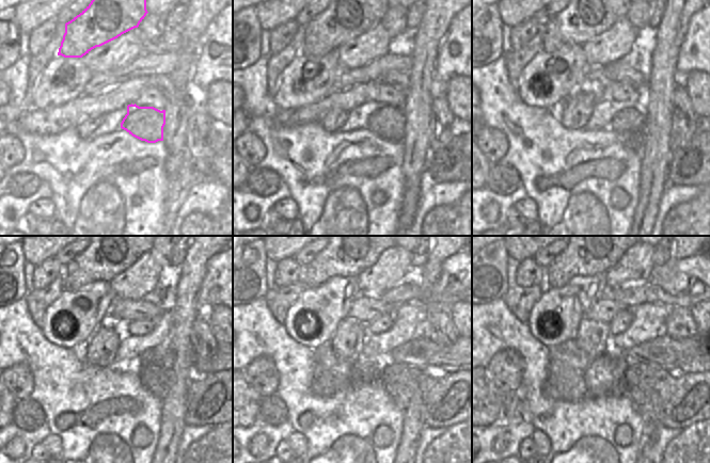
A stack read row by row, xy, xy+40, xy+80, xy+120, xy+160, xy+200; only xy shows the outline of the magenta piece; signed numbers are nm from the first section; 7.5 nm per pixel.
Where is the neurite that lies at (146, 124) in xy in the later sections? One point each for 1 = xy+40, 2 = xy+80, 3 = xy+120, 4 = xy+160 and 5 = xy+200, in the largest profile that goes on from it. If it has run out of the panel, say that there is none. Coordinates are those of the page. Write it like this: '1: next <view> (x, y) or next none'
1: next xy+40 (388, 123)
2: next xy+80 (629, 125)
3: next xy+120 (156, 364)
4: next xy+160 (391, 378)
5: next xy+200 (642, 397)

